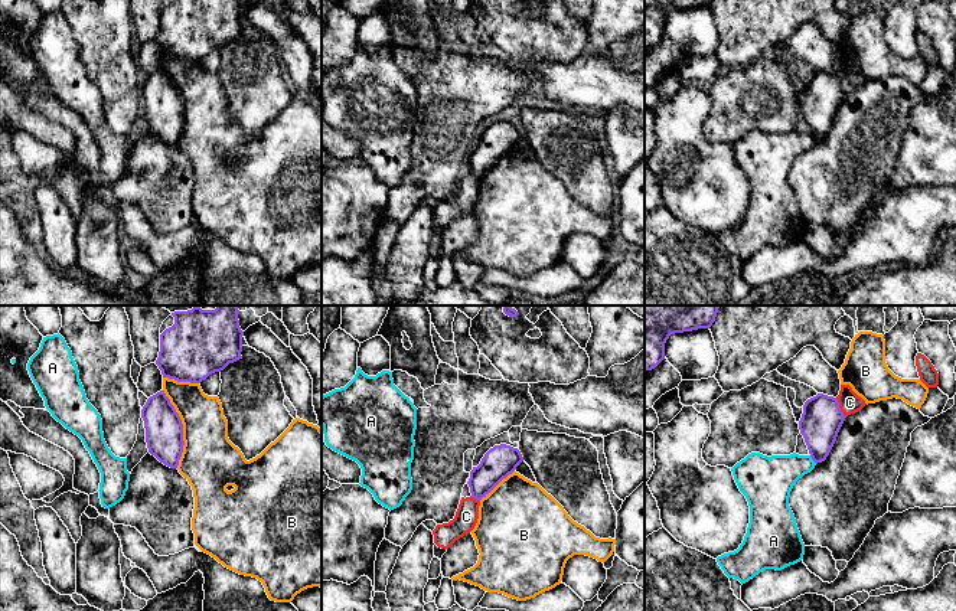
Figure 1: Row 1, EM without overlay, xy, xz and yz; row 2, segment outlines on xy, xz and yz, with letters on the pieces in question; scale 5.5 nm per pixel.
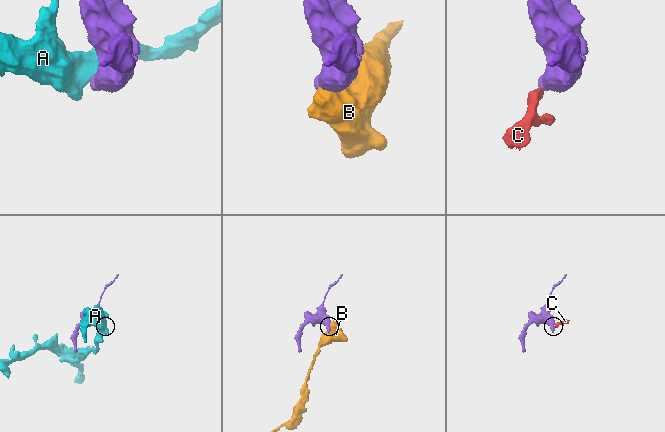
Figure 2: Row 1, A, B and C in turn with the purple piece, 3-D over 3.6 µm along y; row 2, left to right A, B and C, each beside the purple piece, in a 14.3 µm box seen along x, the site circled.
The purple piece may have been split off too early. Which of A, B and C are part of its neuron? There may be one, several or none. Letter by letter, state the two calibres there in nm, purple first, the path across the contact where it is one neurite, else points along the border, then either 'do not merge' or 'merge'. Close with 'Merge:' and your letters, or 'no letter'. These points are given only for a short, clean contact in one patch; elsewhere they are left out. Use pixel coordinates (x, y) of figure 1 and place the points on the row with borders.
A: 220/240 nm | along yz (809, 456), (816, 463) | do not merge
B: 200/320 nm | do not merge
C: 220/120 nm | along yz (835, 398), (845, 417) | do not merge
Merge: no letter

